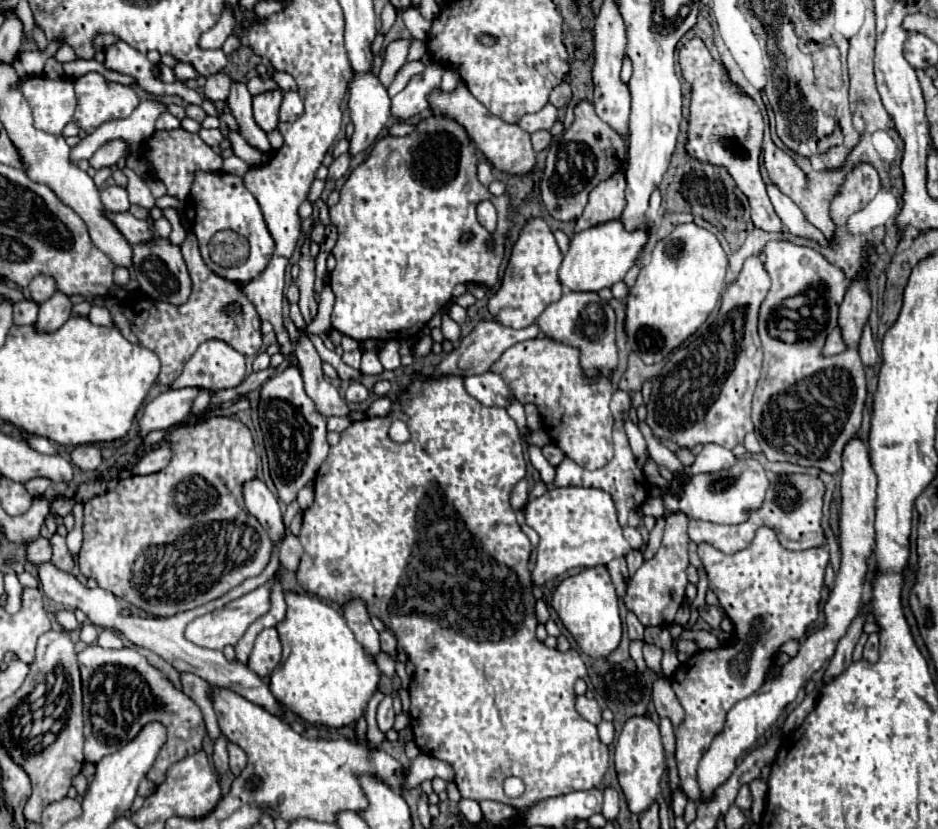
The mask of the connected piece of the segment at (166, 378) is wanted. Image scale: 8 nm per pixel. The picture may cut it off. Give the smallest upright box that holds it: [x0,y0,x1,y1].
[125,233,263,385]

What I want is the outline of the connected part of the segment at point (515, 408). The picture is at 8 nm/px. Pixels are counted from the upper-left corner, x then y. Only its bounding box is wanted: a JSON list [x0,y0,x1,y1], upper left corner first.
[507,399,527,437]

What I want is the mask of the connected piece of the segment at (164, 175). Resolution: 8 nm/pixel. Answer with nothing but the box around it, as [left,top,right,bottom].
[147,129,223,201]

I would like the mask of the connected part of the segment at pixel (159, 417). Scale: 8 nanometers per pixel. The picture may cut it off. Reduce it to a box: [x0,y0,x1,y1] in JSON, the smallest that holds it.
[139,387,201,437]

